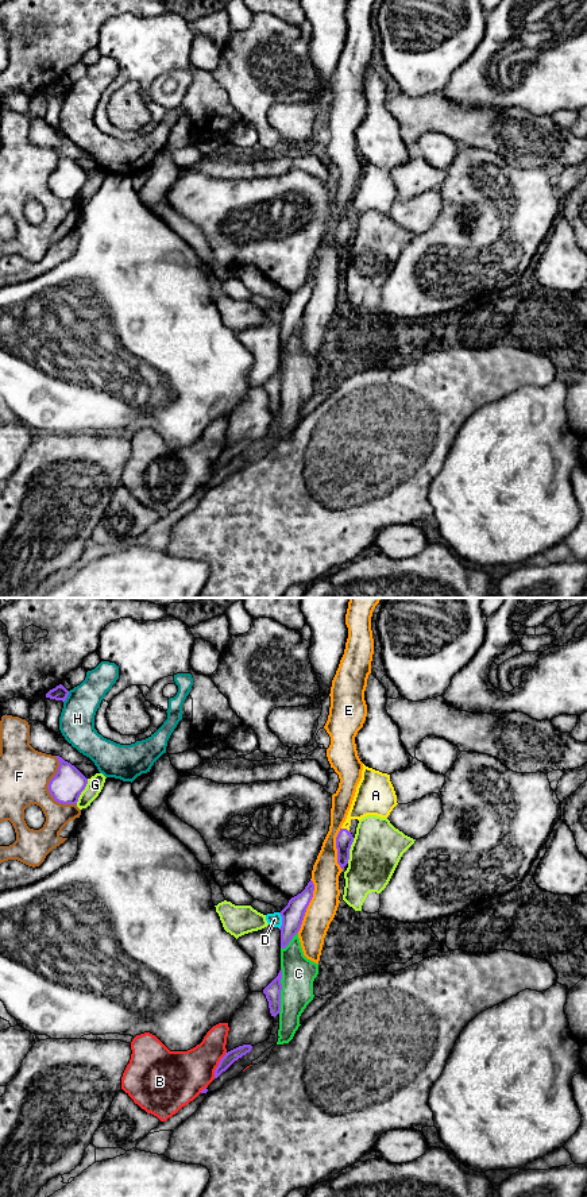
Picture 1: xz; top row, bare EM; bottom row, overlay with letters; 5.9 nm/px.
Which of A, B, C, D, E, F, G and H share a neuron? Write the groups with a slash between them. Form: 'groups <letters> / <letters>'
groups A / B / C / D / E / F / G / H

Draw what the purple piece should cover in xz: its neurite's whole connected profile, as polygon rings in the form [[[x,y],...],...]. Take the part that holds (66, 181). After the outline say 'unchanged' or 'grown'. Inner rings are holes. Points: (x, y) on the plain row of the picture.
[[[55,151],[59,157],[58,167],[50,175],[47,184],[55,197],[62,200],[77,200],[88,174],[70,158]]]; unchanged

